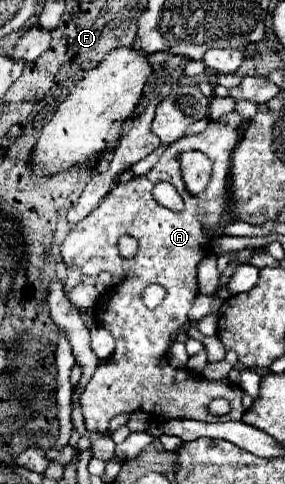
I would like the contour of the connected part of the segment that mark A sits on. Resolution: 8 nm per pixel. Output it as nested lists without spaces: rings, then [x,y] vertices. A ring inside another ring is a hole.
[[[228,113],[218,121],[210,121],[206,131],[200,135],[174,141],[146,175],[134,177],[128,183],[116,183],[102,203],[86,219],[76,223],[66,235],[60,249],[62,261],[66,265],[78,267],[86,275],[97,276],[101,272],[108,272],[122,277],[120,283],[108,293],[100,295],[96,303],[96,321],[114,335],[116,349],[106,363],[98,365],[94,377],[82,391],[80,403],[88,431],[104,433],[114,415],[132,413],[138,409],[150,413],[153,419],[166,417],[207,423],[242,419],[244,407],[238,385],[194,379],[188,371],[170,367],[164,357],[172,335],[176,335],[178,329],[184,329],[188,323],[188,309],[198,295],[196,267],[202,257],[206,257],[212,243],[210,231],[216,225],[232,219],[228,213],[228,173],[232,151],[240,139],[242,123],[244,119],[238,113]],[[184,151],[202,151],[214,165],[210,185],[198,197],[186,191],[180,175],[180,155]],[[160,181],[168,181],[176,187],[184,199],[184,211],[174,213],[154,201],[152,189]],[[122,235],[132,235],[138,241],[138,253],[130,259],[118,253],[118,239]],[[150,283],[160,283],[168,291],[162,305],[152,311],[142,303],[142,291]],[[222,397],[230,403],[230,413],[222,417],[210,415],[210,401]]]

